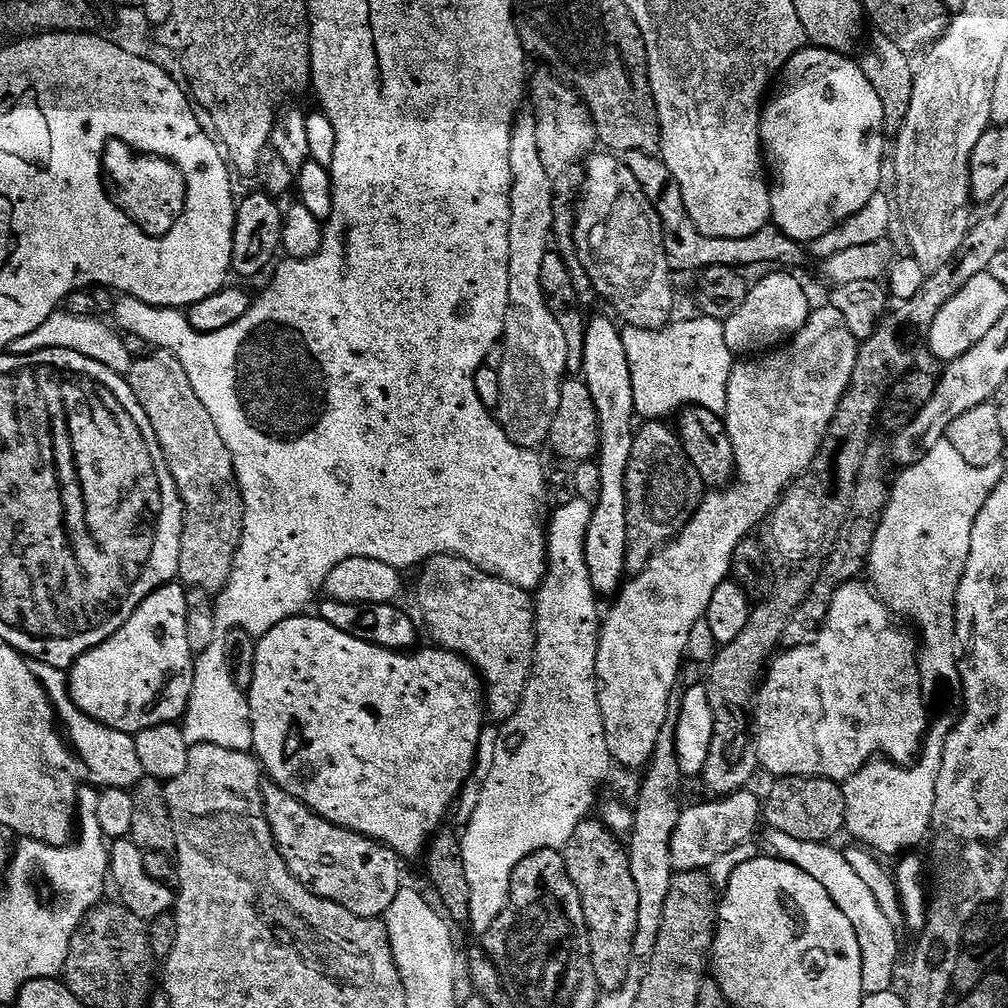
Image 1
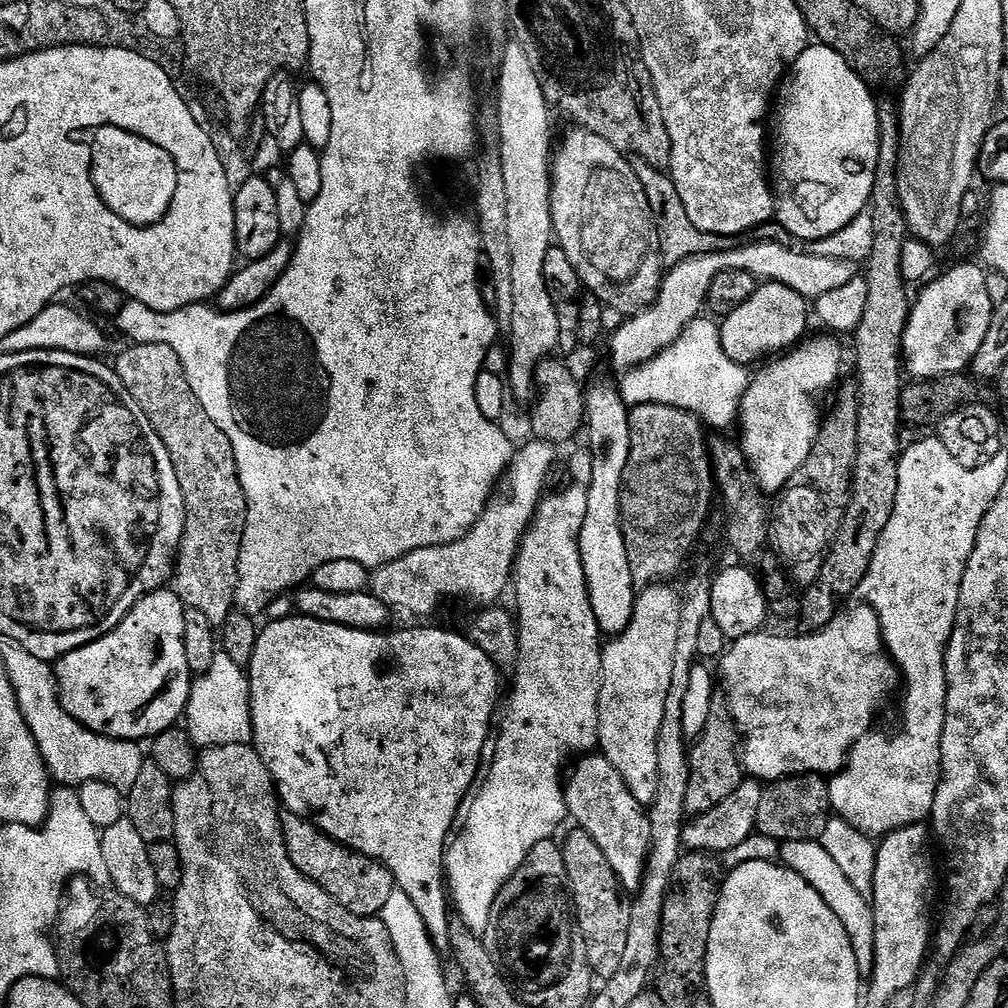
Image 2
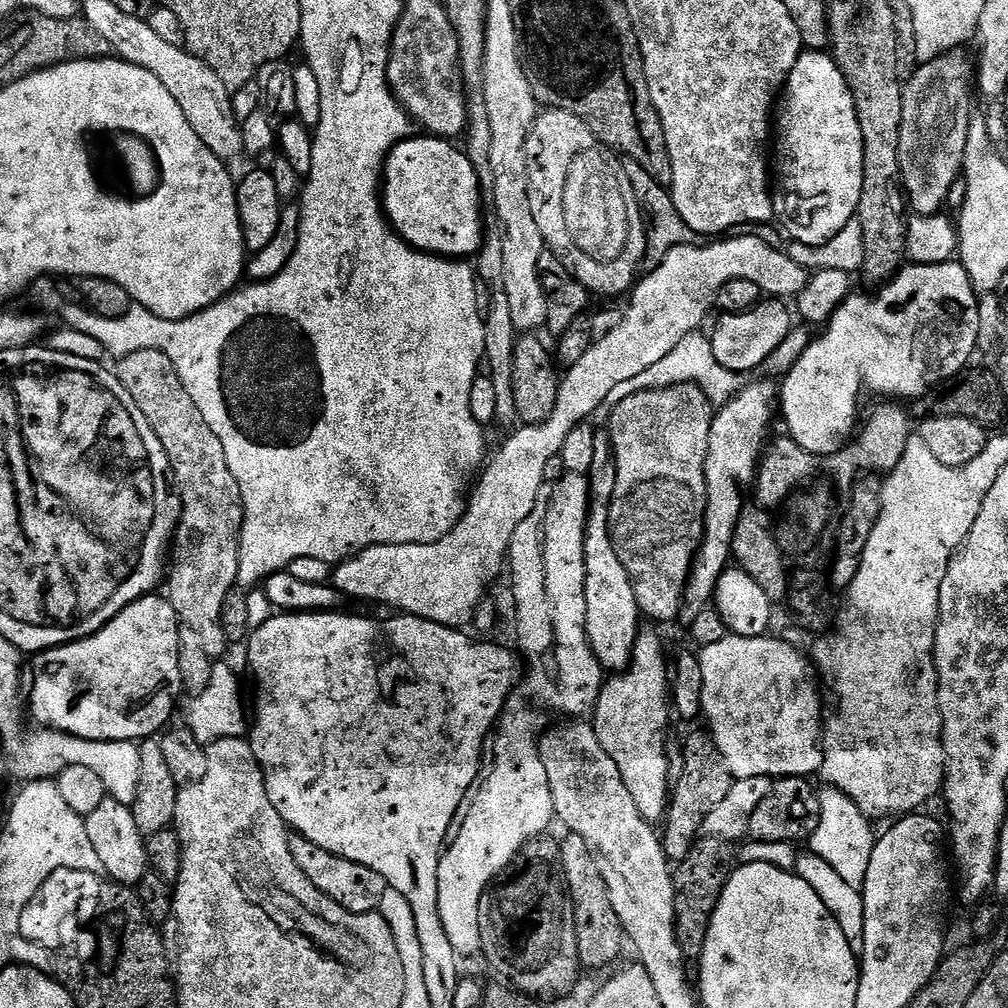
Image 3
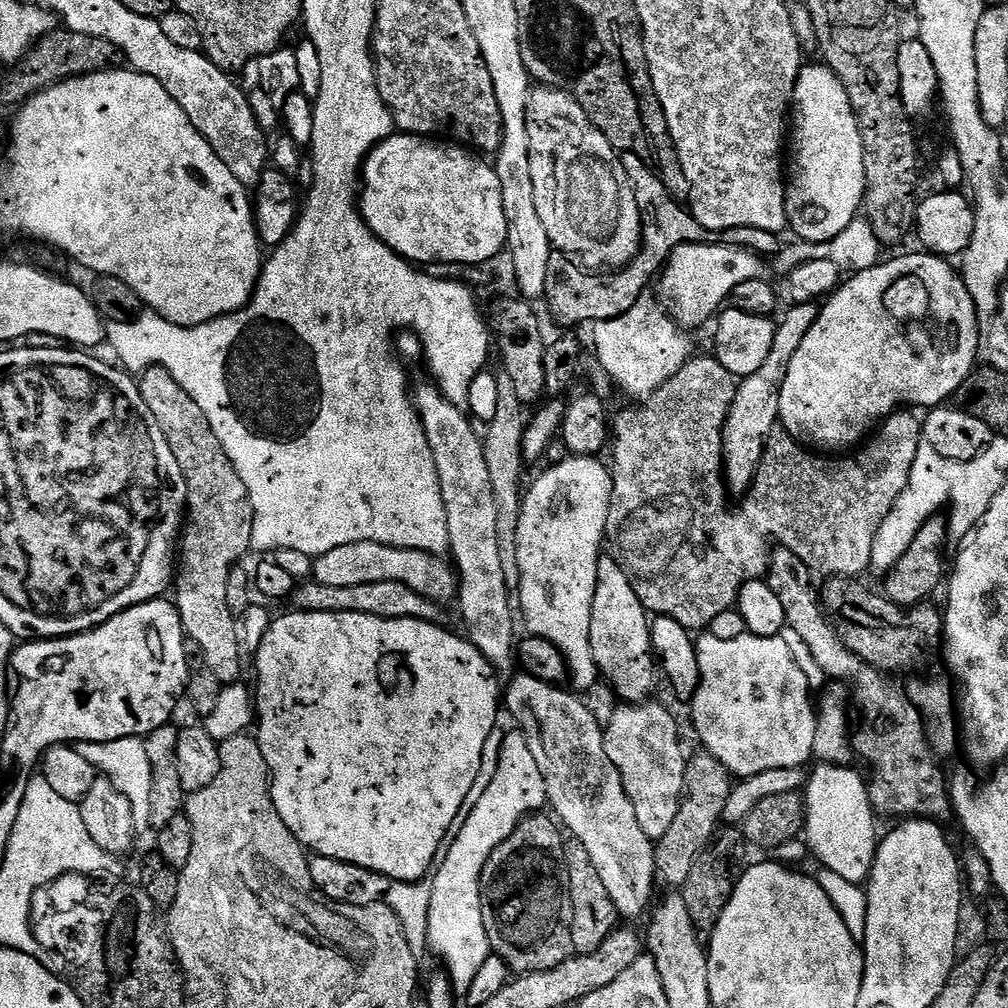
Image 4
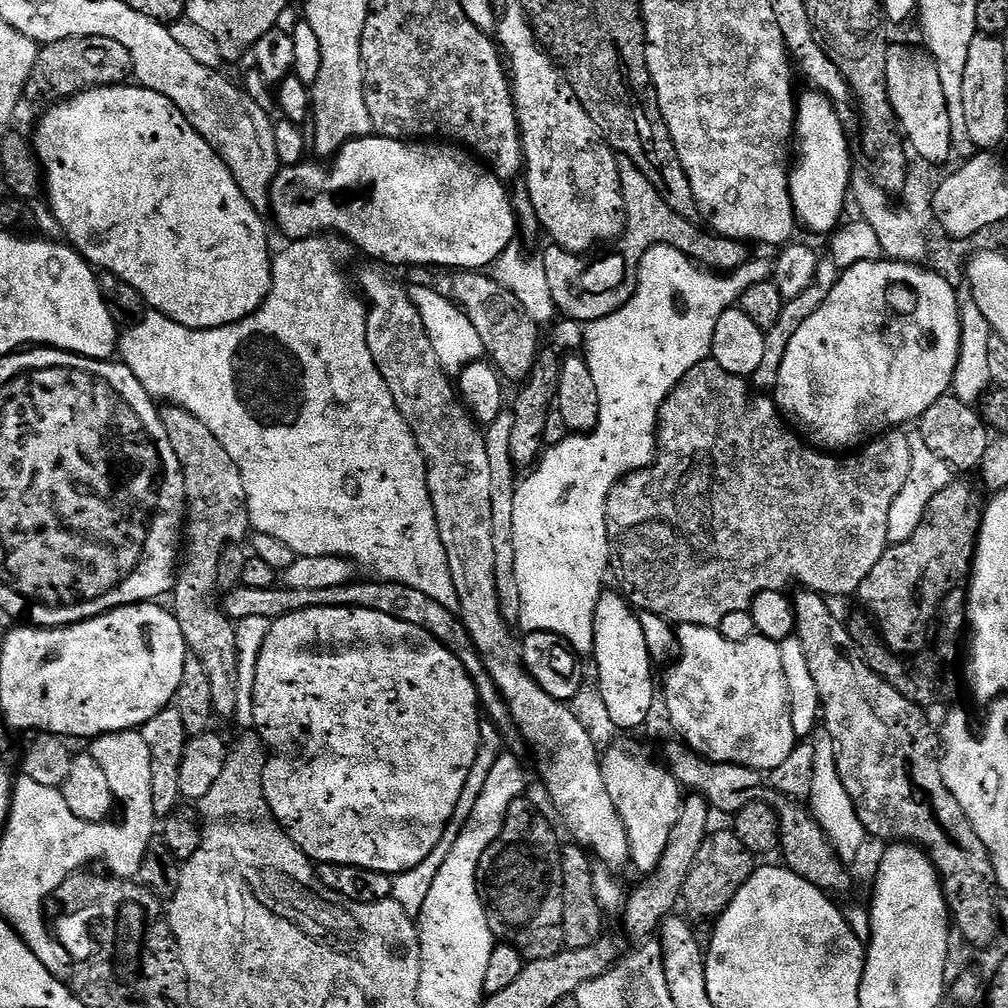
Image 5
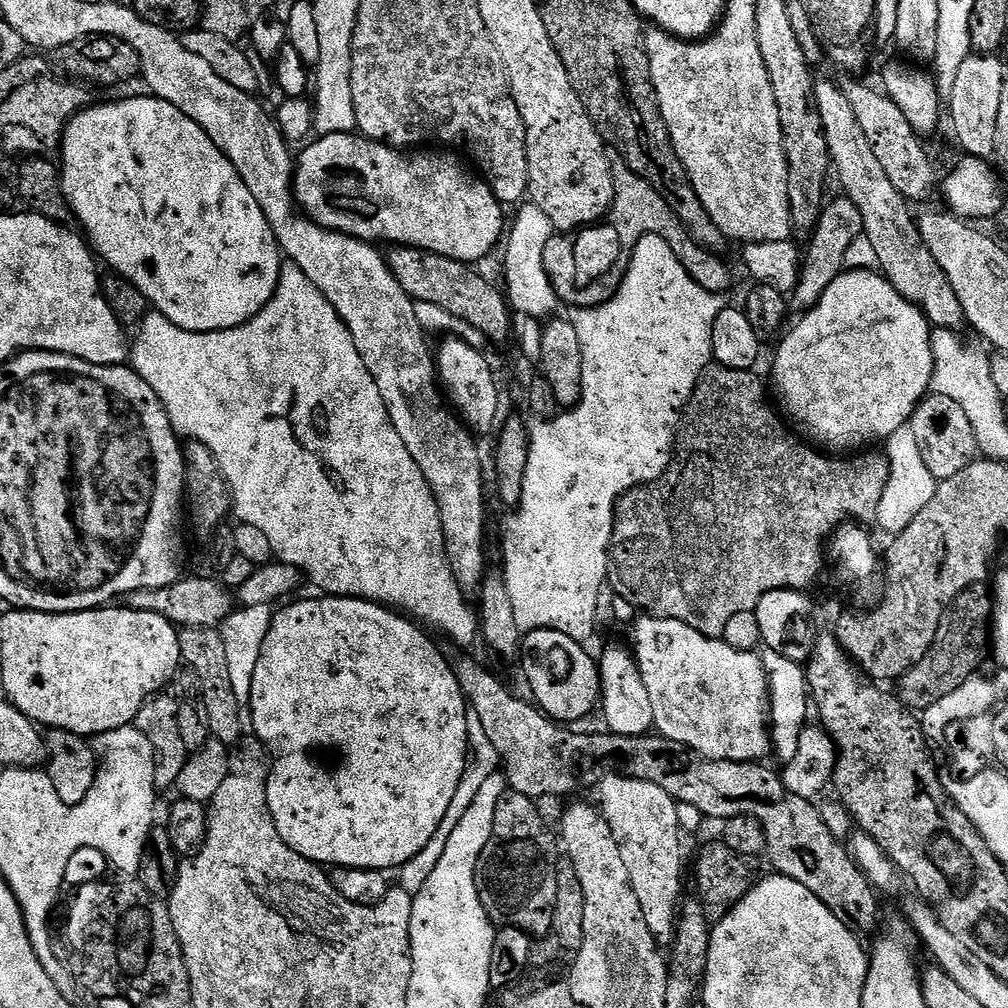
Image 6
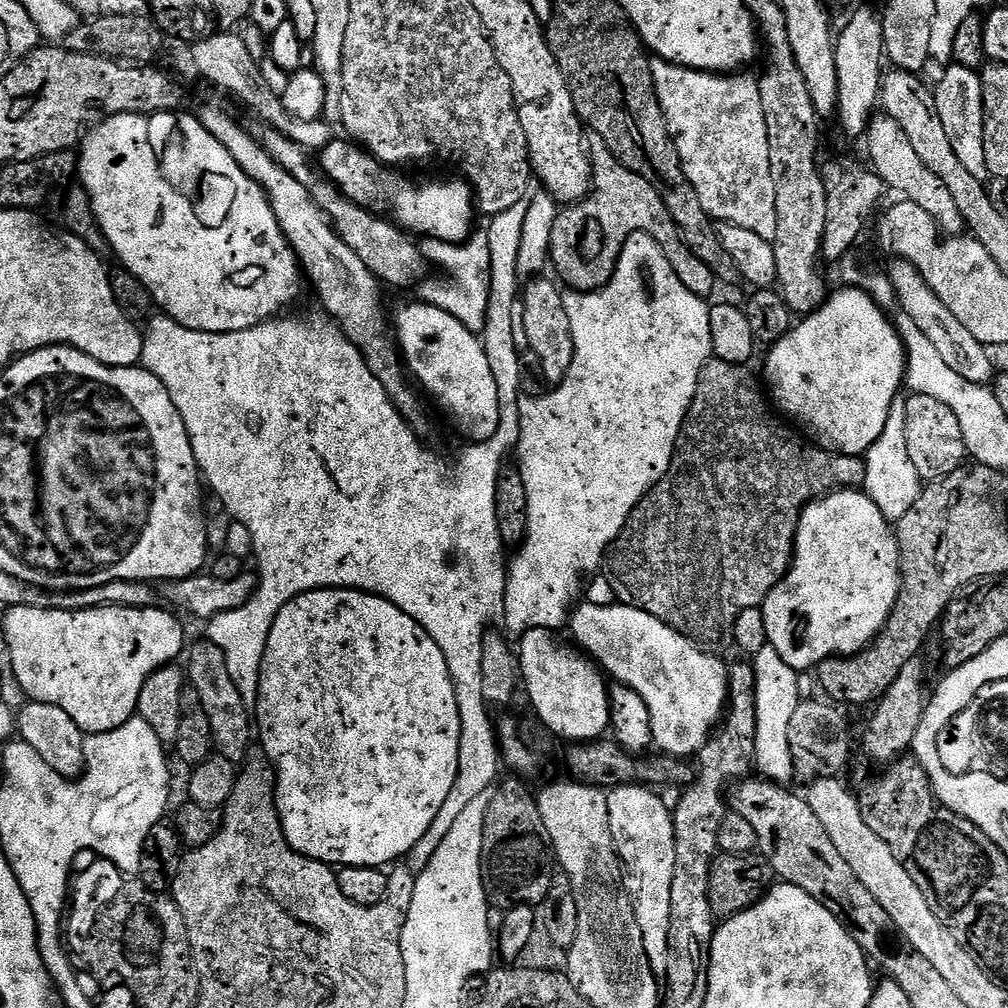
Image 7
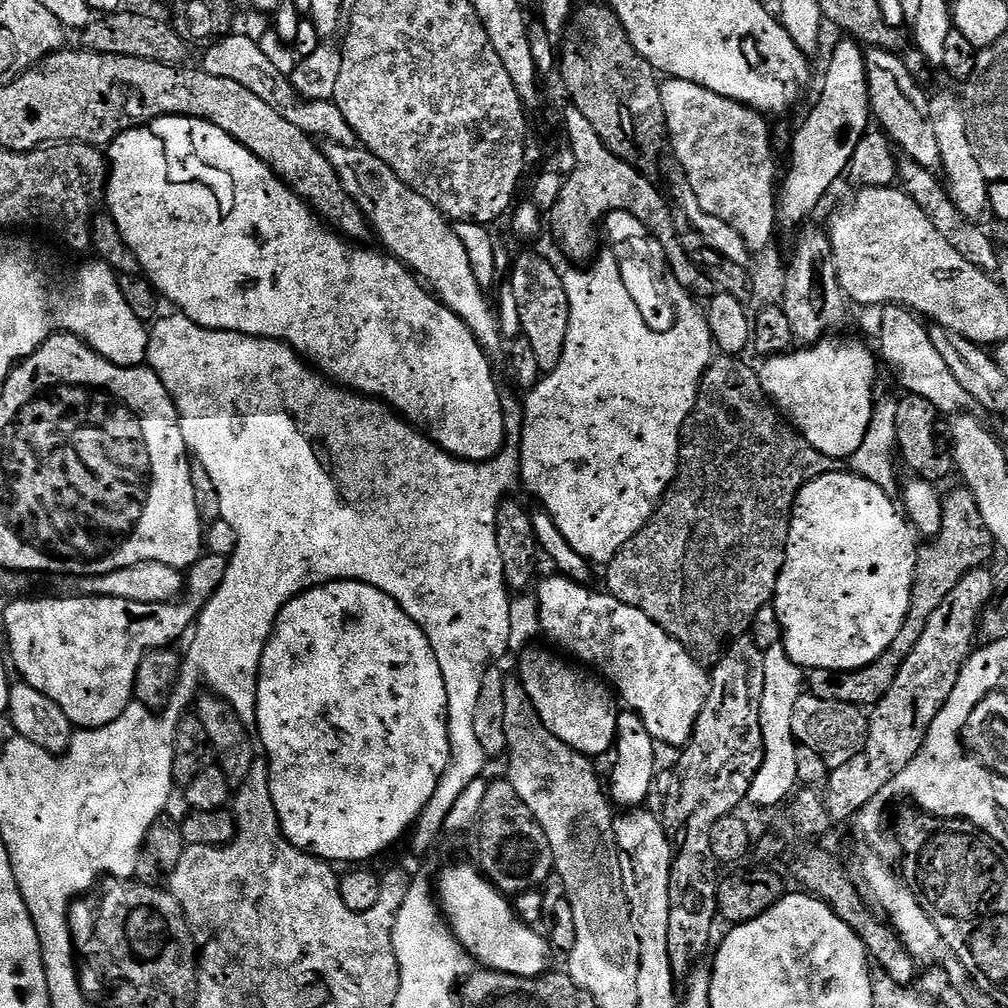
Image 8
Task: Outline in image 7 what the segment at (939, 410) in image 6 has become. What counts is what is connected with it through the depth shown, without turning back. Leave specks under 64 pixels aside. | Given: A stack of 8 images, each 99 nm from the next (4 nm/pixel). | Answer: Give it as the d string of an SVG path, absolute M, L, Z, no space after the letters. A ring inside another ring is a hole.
M924 394L909 395L904 400L906 406L906 451L910 453L910 462L918 470L921 481L941 480L954 470L965 467L968 447L962 438L962 425L946 402Z

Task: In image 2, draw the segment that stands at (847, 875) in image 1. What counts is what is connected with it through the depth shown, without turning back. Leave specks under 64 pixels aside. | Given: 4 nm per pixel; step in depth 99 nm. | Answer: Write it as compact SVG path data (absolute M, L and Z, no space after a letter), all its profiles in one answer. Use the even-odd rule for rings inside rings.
M819 840L783 841L782 863L785 868L801 876L810 886L814 886L818 894L822 894L822 902L826 902L826 906L834 910L838 922L846 926L846 934L850 934L850 946L854 946L854 958L858 962L861 977L871 977L874 966L874 914L870 901L862 898L858 890L854 890L850 878L842 874L842 869L836 865L834 858L830 858L830 854L826 854Z

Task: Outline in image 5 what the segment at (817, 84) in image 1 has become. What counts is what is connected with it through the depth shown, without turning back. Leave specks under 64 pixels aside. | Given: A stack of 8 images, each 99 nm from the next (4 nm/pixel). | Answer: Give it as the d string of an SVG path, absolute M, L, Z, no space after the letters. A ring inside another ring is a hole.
M808 90L805 96L799 97L796 106L794 140L798 148L800 144L800 157L797 160L795 157L791 165L788 189L797 221L812 232L831 233L841 223L844 203L850 200L854 171L852 152L848 149L848 132L836 112L839 111L831 96L819 90Z

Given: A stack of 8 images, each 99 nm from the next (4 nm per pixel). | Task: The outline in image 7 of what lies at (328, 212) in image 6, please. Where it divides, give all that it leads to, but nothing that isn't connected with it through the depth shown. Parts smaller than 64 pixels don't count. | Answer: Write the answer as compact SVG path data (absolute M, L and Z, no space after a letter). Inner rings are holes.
M334 138L318 154L318 167L337 188L343 192L344 197L352 200L358 206L370 208L377 214L390 214L391 219L399 227L403 228L409 234L415 234L417 237L430 239L440 239L442 242L452 244L463 244L474 231L472 219L478 216L475 199L472 195L472 187L463 179L448 180L443 184L440 180L432 180L429 184L415 184L406 177L396 177L391 167L382 167L379 160L374 159L369 152L357 146L351 139Z

